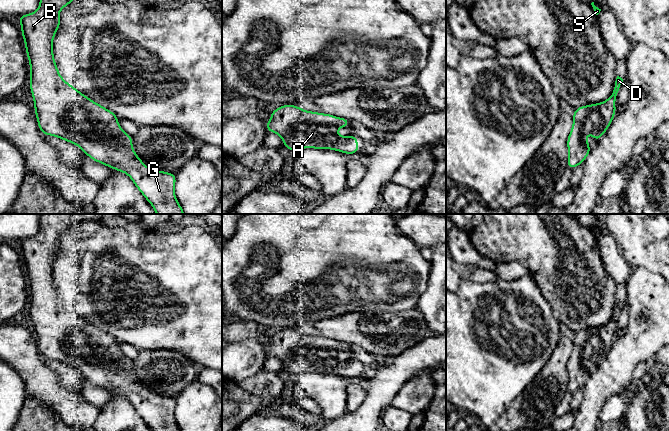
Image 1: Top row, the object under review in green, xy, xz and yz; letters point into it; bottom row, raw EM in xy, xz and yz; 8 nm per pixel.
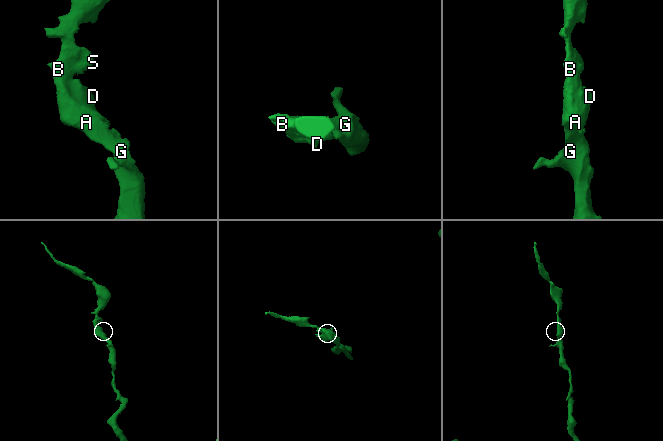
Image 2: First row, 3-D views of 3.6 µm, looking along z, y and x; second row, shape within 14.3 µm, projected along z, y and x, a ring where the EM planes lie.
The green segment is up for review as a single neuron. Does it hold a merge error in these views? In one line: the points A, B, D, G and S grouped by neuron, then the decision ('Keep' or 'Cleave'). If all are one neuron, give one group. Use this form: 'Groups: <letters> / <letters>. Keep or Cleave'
Groups: A B D G S. Keep

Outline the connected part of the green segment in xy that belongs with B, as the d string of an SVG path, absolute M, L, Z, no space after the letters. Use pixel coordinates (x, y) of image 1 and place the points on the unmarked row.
M42 214L39 232L31 238L17 241L30 286L30 314L38 351L45 359L79 370L92 384L126 397L152 431L181 431L174 417L176 399L149 393L144 389L133 374L132 360L118 348L118 340L83 319L59 298L53 280L53 261L61 249L59 236L75 224L75 215L77 214Z

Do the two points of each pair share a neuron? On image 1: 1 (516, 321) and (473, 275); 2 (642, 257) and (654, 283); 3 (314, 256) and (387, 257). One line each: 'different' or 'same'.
1: different
2: different
3: same

